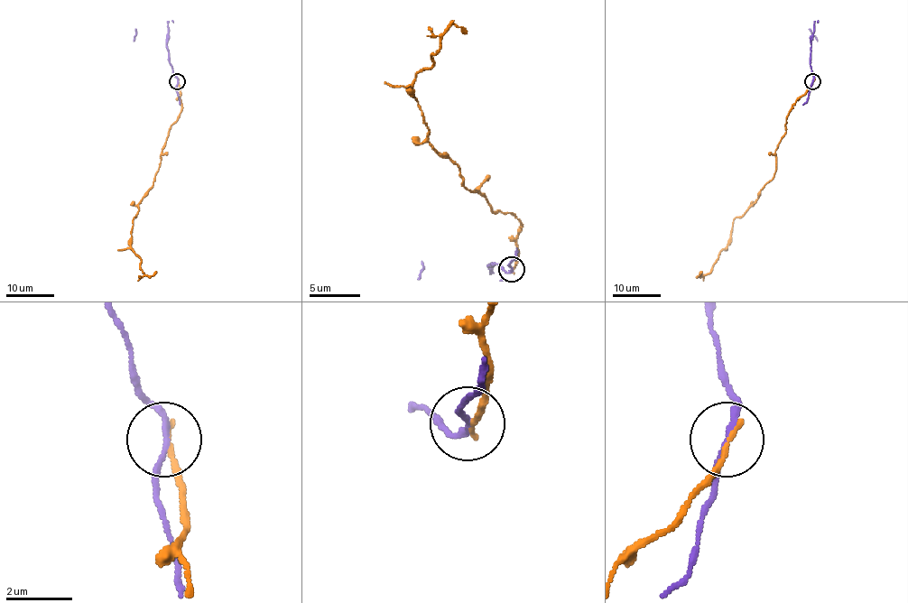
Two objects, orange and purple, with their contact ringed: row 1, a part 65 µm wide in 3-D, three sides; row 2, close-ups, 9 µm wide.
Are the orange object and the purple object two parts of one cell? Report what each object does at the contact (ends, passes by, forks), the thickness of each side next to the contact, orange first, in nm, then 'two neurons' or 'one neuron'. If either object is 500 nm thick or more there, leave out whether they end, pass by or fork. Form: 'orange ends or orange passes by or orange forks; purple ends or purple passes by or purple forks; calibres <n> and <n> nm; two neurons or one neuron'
orange ends; purple passes by; calibres 180 and 150 nm; two neurons

